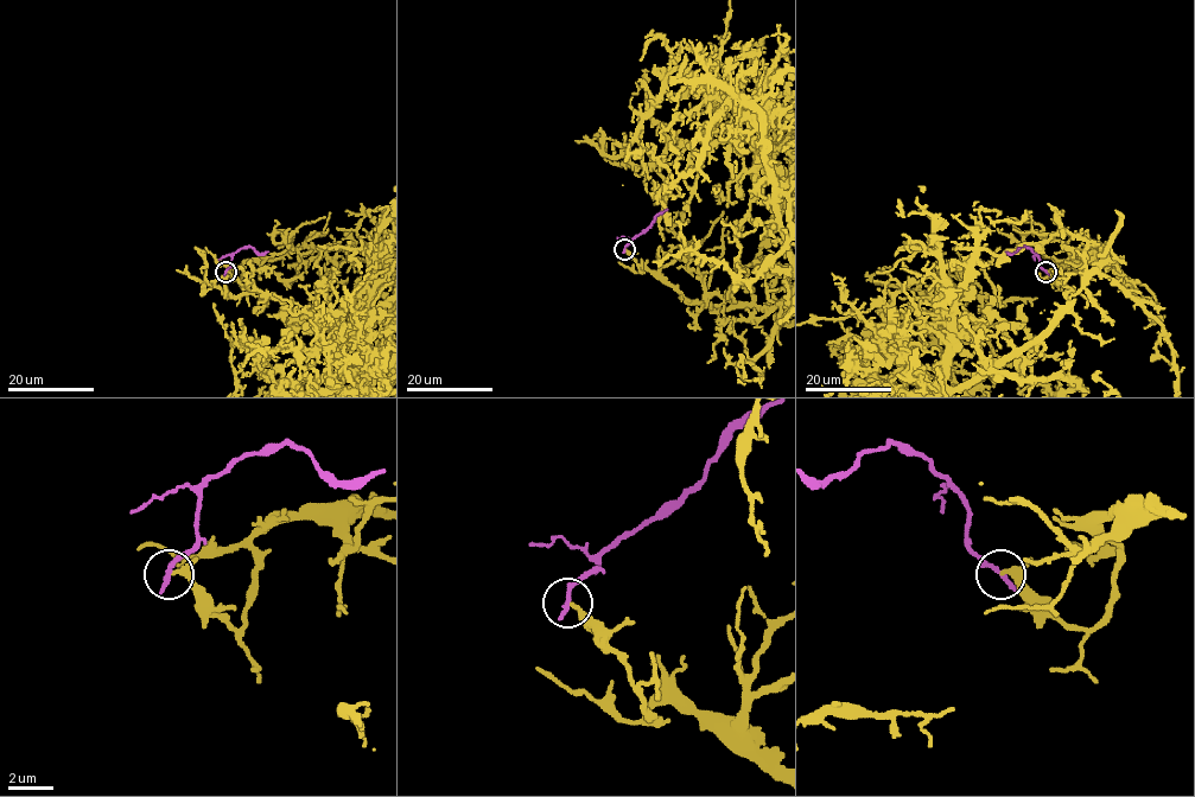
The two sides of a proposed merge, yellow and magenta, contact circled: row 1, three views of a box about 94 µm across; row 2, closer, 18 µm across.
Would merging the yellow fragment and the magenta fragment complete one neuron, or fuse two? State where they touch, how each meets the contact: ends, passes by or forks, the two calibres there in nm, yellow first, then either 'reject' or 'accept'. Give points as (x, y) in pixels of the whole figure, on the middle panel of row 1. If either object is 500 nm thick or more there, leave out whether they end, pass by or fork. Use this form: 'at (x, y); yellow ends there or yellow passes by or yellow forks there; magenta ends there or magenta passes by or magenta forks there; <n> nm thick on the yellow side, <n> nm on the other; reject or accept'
at (624, 249); yellow ends there; magenta ends there; 240 nm thick on the yellow side, 280 nm on the other; reject

